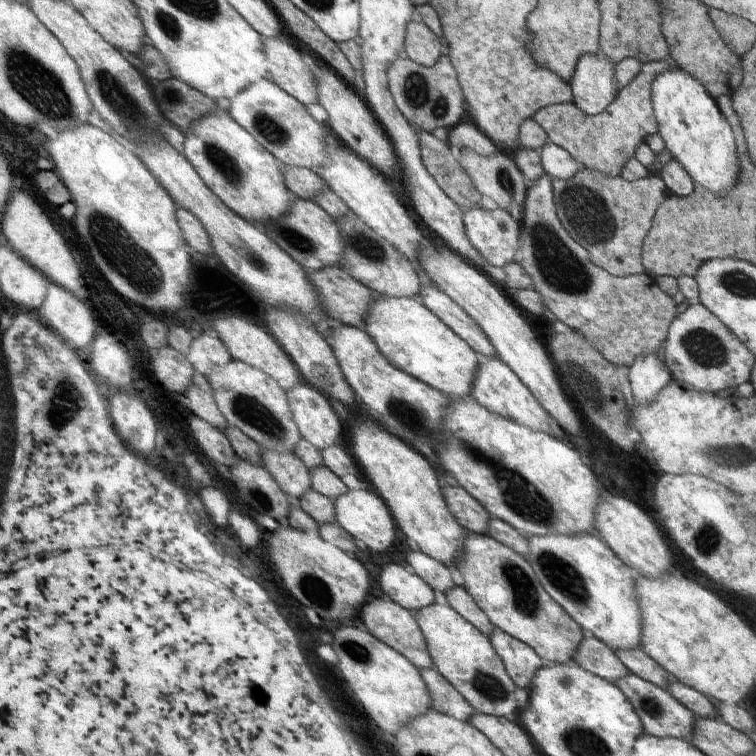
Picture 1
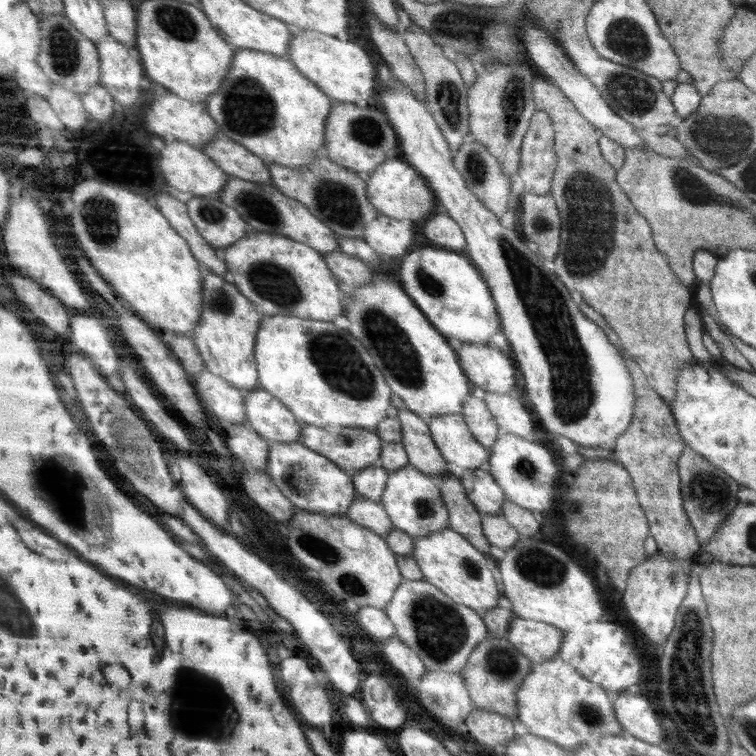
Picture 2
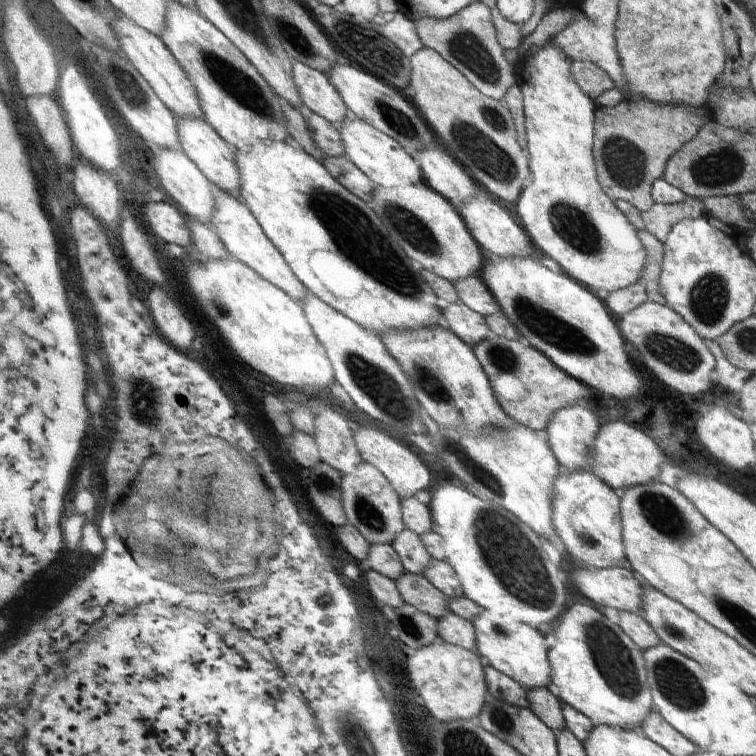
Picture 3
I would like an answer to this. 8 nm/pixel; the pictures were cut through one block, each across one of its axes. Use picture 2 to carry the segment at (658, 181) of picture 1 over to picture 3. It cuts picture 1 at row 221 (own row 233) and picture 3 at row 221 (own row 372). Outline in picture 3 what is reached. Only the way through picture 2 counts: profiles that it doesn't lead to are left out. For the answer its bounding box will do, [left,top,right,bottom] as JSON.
[640,196,704,244]

